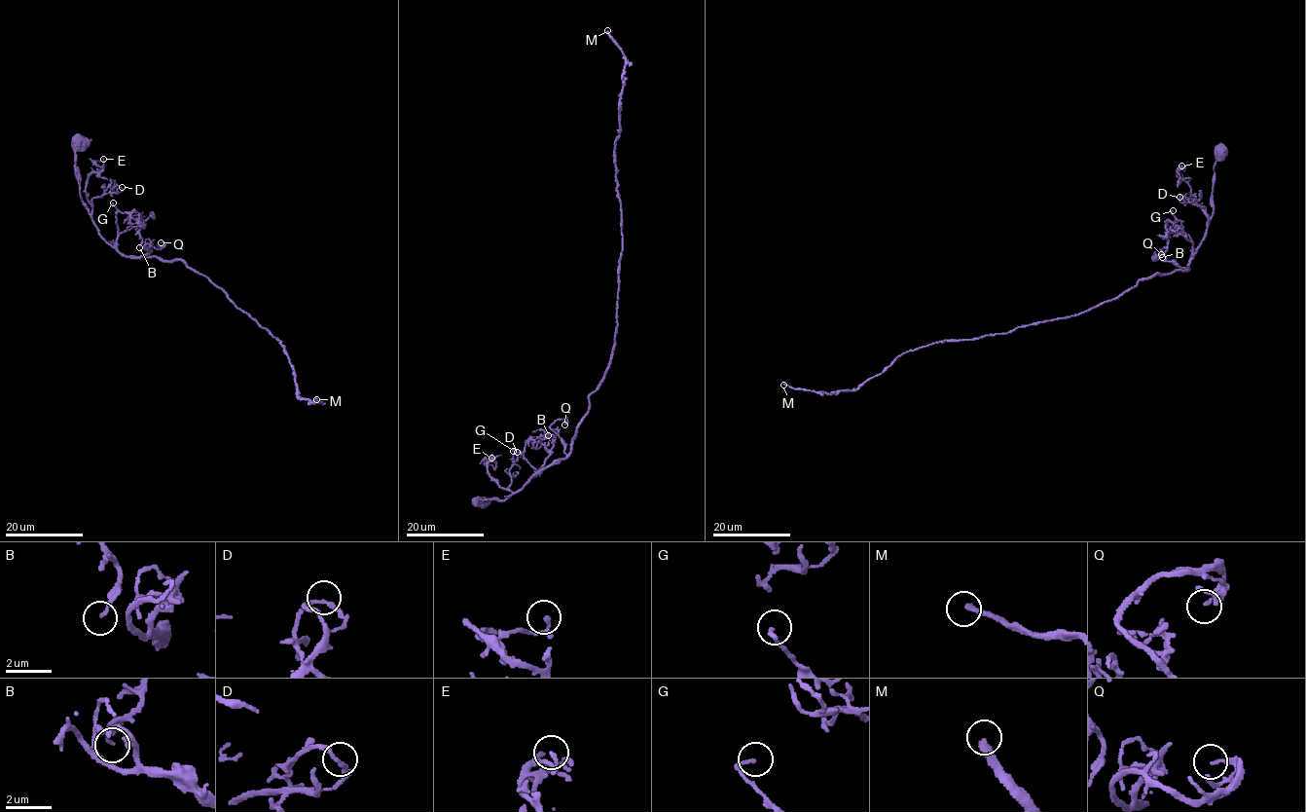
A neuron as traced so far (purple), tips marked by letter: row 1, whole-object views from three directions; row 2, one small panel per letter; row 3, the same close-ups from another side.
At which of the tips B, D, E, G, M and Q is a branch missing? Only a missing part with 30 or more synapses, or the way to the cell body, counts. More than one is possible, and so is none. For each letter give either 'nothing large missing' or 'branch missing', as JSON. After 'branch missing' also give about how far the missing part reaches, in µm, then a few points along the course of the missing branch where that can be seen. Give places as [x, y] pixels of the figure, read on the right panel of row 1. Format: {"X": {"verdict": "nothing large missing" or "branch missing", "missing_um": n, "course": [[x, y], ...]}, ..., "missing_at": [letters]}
{"B": {"verdict": "nothing large missing"}, "D": {"verdict": "nothing large missing"}, "E": {"verdict": "nothing large missing"}, "G": {"verdict": "nothing large missing"}, "M": {"verdict": "branch missing", "missing_um": 170}, "Q": {"verdict": "nothing large missing"}, "missing_at": ["M"]}

